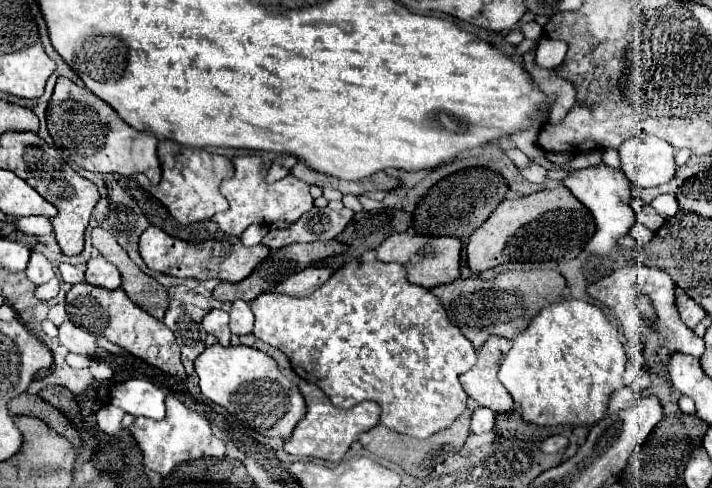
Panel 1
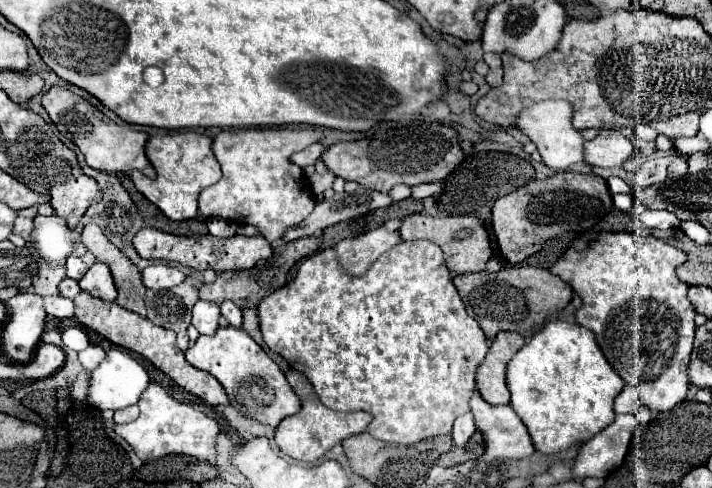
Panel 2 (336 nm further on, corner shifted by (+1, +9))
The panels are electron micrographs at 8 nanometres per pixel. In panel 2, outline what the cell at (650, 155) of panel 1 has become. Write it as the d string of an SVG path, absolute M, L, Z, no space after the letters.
M602 129L592 141L586 141L584 161L596 167L620 167L632 157L632 141L614 129Z

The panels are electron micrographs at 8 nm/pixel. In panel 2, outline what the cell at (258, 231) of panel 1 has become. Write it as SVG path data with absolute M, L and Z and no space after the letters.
M206 219L206 225L208 225L208 231L210 235L218 235L218 237L230 237L230 235L236 235L238 231L238 225L232 223L232 221L224 221L224 219Z

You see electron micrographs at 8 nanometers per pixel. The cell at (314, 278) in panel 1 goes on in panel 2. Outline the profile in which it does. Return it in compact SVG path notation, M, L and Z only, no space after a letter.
M384 225L376 227L364 235L342 239L334 249L340 265L350 275L362 275L374 259L378 259L384 251L392 249L402 241L398 231L388 231Z

